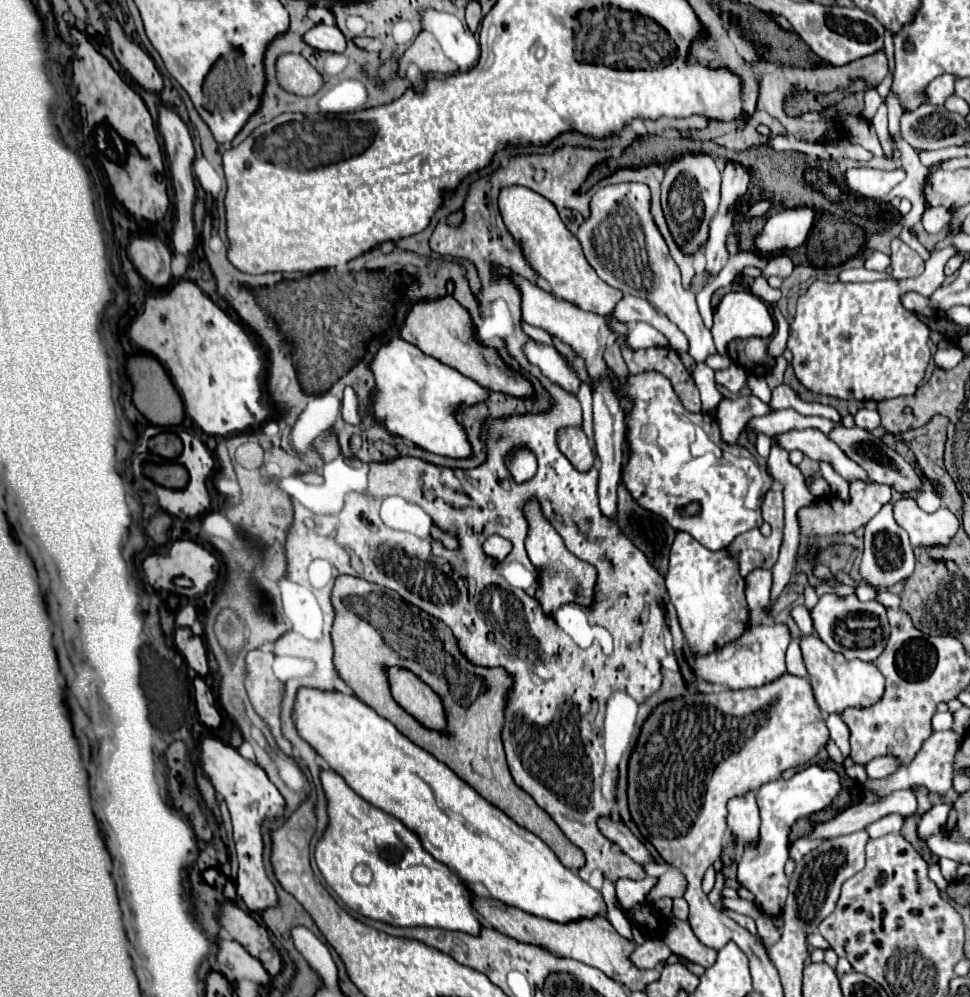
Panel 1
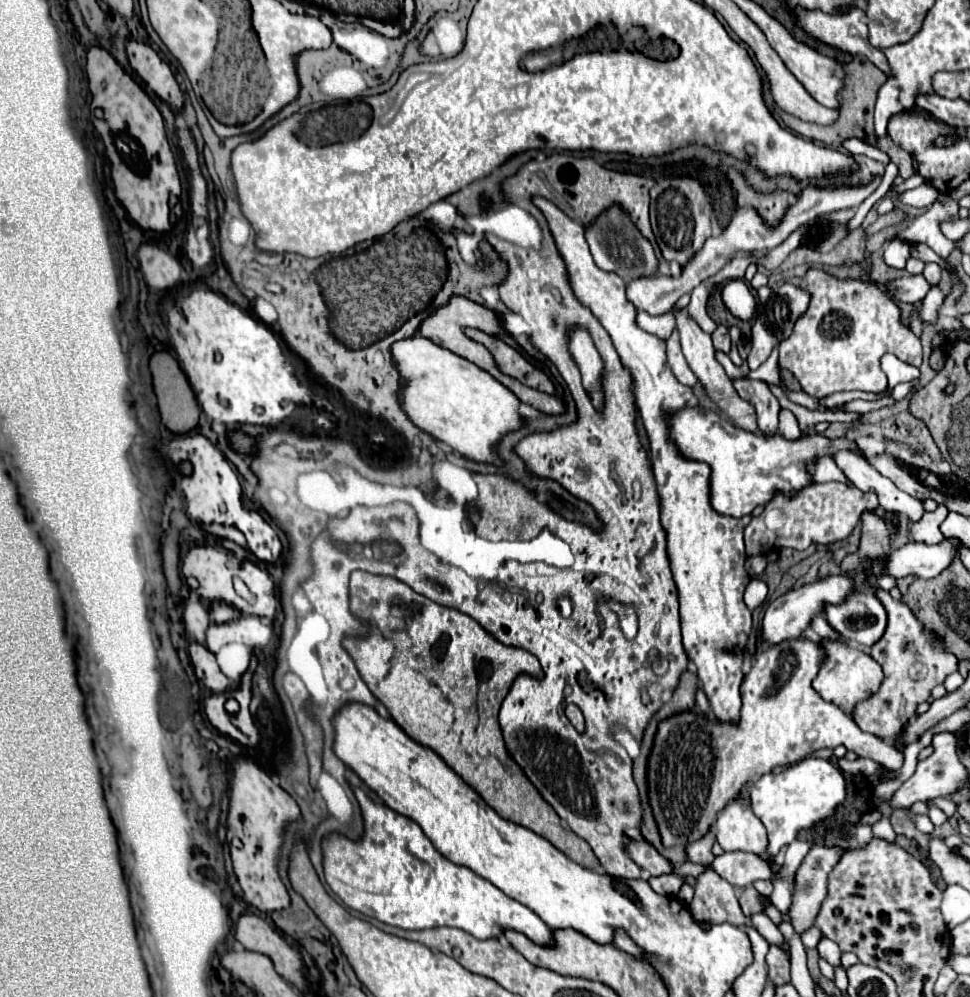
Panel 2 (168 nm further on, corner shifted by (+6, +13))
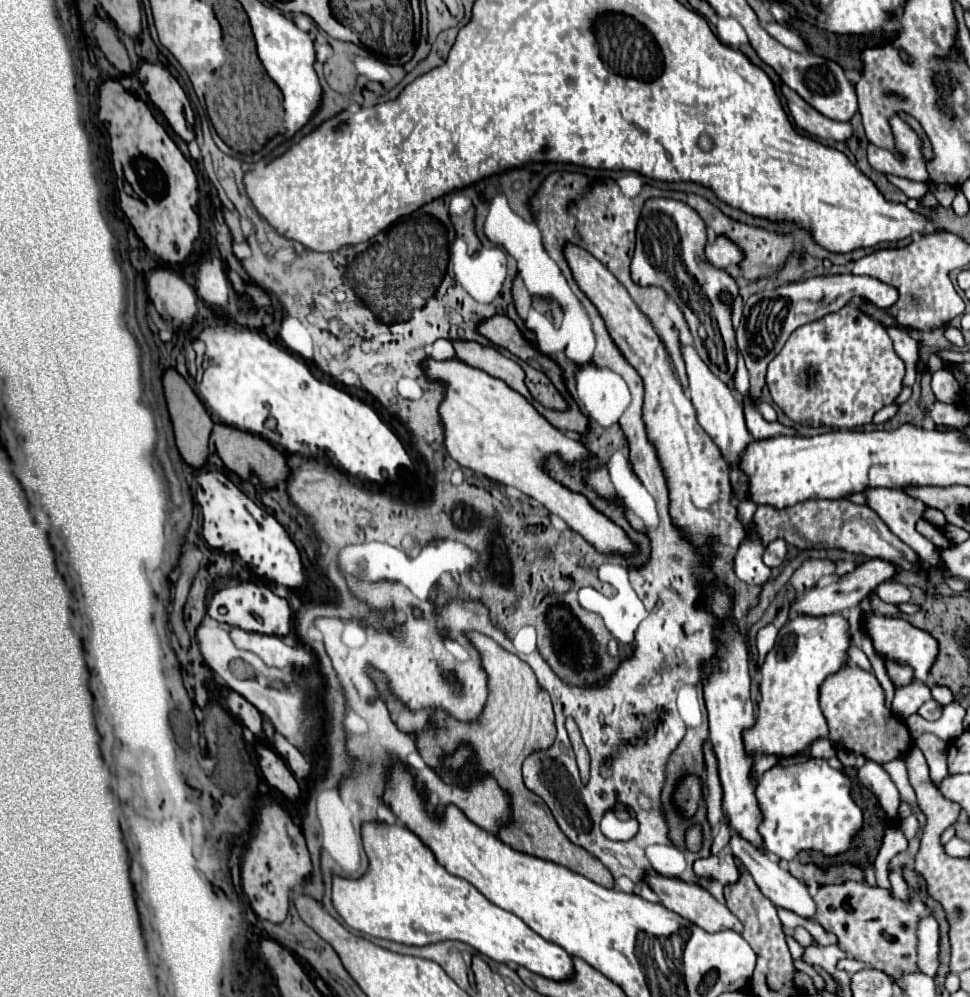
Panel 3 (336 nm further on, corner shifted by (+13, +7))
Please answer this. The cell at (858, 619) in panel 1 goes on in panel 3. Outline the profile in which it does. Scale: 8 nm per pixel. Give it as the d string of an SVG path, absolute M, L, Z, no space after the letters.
M872 615L866 619L866 631L874 641L874 647L878 653L882 653L884 657L888 657L890 661L896 661L898 665L910 665L914 669L914 679L922 683L926 683L930 667L936 661L936 653L938 653L938 645L936 639L922 629L916 629L914 625L910 625L904 619L896 619L896 617L882 617L882 615Z

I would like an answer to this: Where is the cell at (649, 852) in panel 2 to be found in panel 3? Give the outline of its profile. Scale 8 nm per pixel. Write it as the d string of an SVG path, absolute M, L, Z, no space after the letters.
M648 875L648 885L650 889L660 897L660 903L668 909L672 909L674 913L678 913L680 917L700 925L704 931L710 931L710 933L716 933L716 931L722 931L722 929L732 929L736 933L742 933L742 923L736 915L730 915L730 909L722 903L718 903L706 889L698 887L698 885L692 885L692 883L684 883L680 879L668 879L668 877L662 877L662 875Z

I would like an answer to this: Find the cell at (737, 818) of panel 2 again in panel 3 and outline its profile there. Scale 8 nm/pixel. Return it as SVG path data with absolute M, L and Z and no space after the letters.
M732 835L732 839L730 839L730 849L732 849L732 855L738 857L738 859L744 863L744 867L752 873L752 877L754 877L756 885L760 887L760 891L762 891L776 907L782 907L782 909L786 909L786 911L792 911L792 913L796 913L796 915L800 915L800 917L804 917L804 919L810 919L810 921L814 919L814 915L816 915L816 905L814 905L814 901L812 901L812 897L810 897L806 885L800 883L798 879L794 879L788 871L780 869L776 859L772 859L772 857L766 855L764 851L756 849L754 845L750 845L748 841L744 841L744 839L738 837L738 835Z

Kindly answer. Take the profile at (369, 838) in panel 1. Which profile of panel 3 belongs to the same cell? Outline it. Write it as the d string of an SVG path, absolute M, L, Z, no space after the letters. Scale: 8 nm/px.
M364 823L362 841L364 841L366 855L370 859L368 873L360 879L334 877L332 881L332 903L350 929L376 939L388 939L400 945L416 945L416 947L424 947L440 941L462 941L496 963L504 963L510 967L526 967L528 971L554 981L574 979L572 957L560 945L542 939L520 917L490 903L466 879L460 879L448 873L436 861L434 853L408 827L386 825L386 823Z

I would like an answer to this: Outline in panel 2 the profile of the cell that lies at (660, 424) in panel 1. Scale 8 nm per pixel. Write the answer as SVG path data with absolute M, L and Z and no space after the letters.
M701 405L683 407L683 411L675 411L675 415L671 415L671 439L679 443L679 451L683 451L687 459L699 459L711 467L711 507L719 515L737 519L751 515L757 505L765 505L777 491L793 493L807 487L811 479L805 465L817 455L833 455L837 449L857 451L855 443L847 437L831 441L815 435L813 431L803 433L797 441L787 441L781 435L753 435L721 419L717 413L703 409Z

